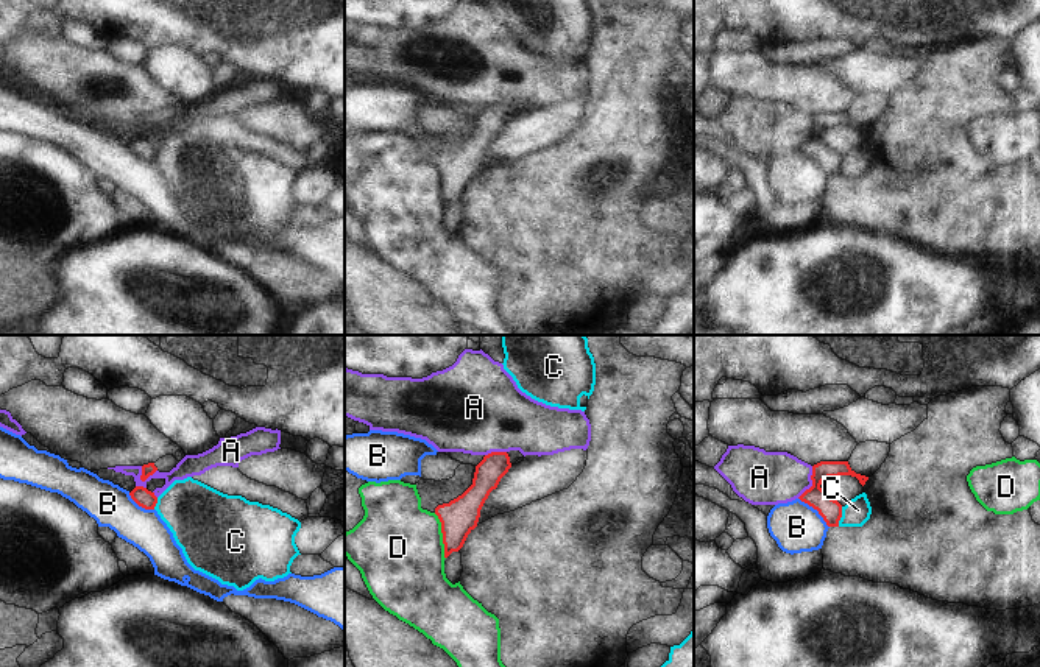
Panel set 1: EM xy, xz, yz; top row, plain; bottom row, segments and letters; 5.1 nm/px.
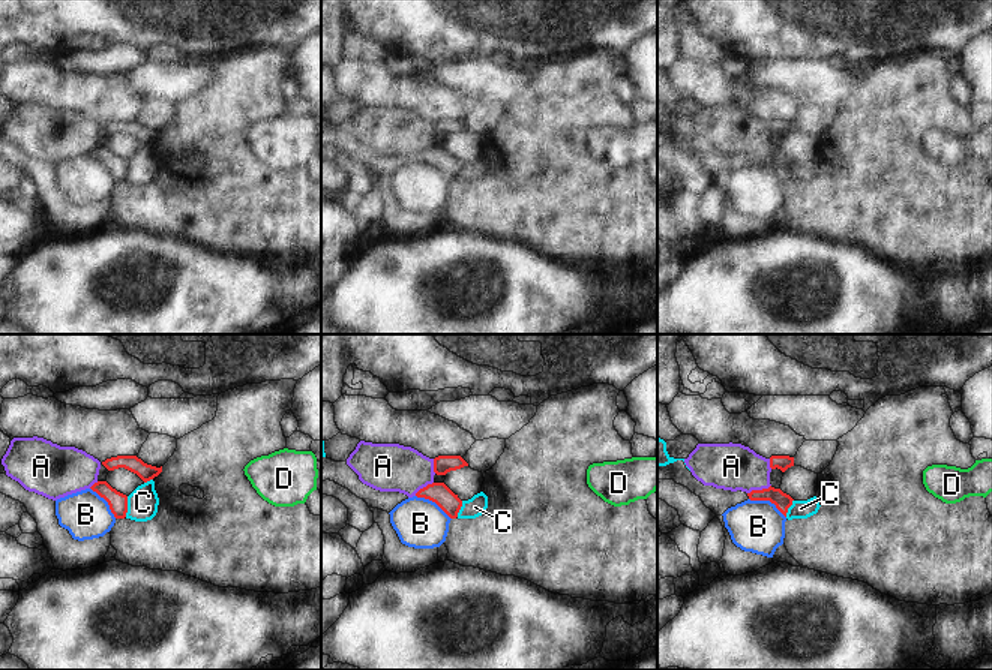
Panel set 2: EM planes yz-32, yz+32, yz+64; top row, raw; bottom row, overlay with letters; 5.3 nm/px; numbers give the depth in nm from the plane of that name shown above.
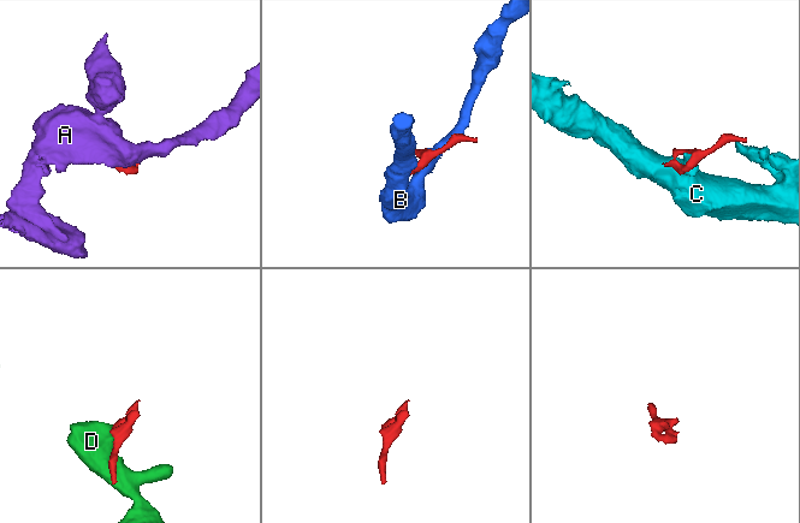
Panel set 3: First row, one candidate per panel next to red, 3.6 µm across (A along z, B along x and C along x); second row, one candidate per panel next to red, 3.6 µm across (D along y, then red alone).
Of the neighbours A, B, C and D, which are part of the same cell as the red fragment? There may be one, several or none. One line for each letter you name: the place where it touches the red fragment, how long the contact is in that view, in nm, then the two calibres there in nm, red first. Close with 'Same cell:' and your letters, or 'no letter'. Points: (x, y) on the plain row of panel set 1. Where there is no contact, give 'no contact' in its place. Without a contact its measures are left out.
Same cell: no letter

